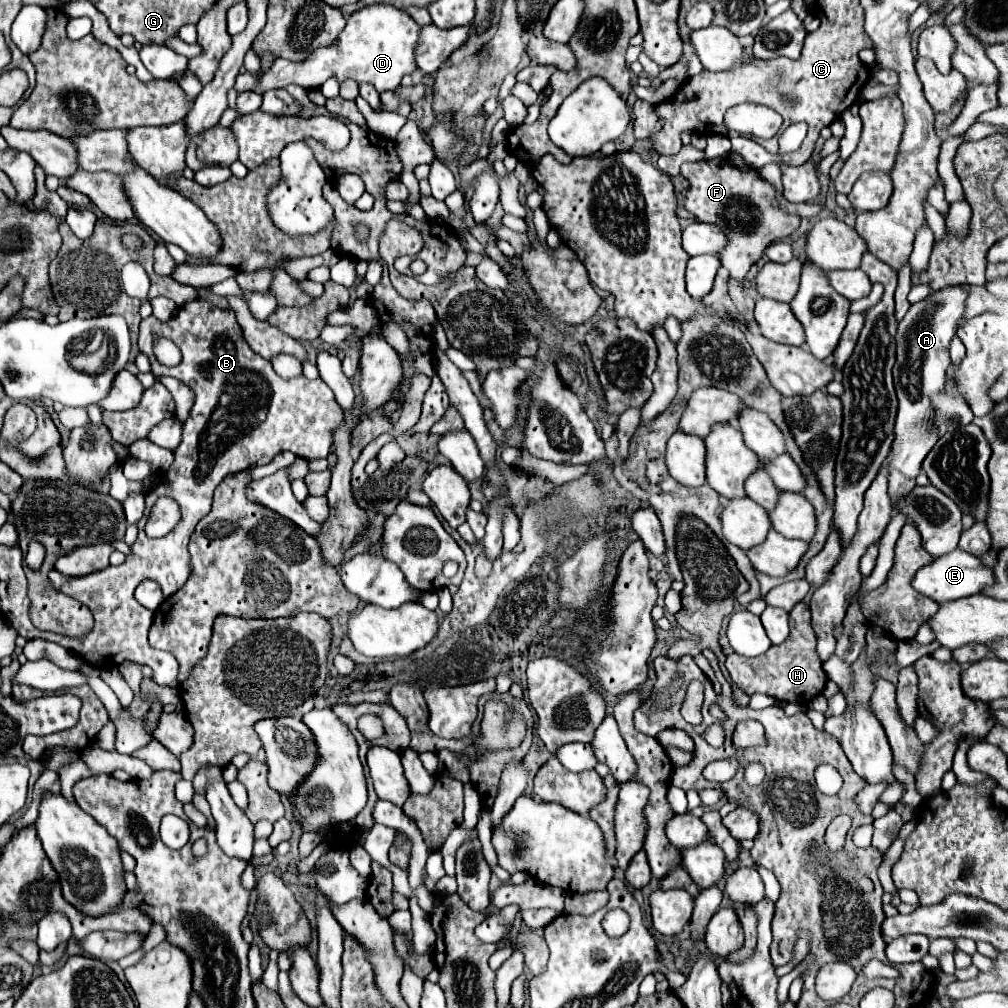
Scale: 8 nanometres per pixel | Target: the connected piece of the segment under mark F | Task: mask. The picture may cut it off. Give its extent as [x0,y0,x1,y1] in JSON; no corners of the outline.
[681,153,799,279]

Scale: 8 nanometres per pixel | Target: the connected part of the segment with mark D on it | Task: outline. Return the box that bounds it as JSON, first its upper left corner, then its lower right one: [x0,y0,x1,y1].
[253,5,421,95]

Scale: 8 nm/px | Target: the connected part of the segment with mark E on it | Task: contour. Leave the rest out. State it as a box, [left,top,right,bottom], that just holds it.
[913,549,995,603]

